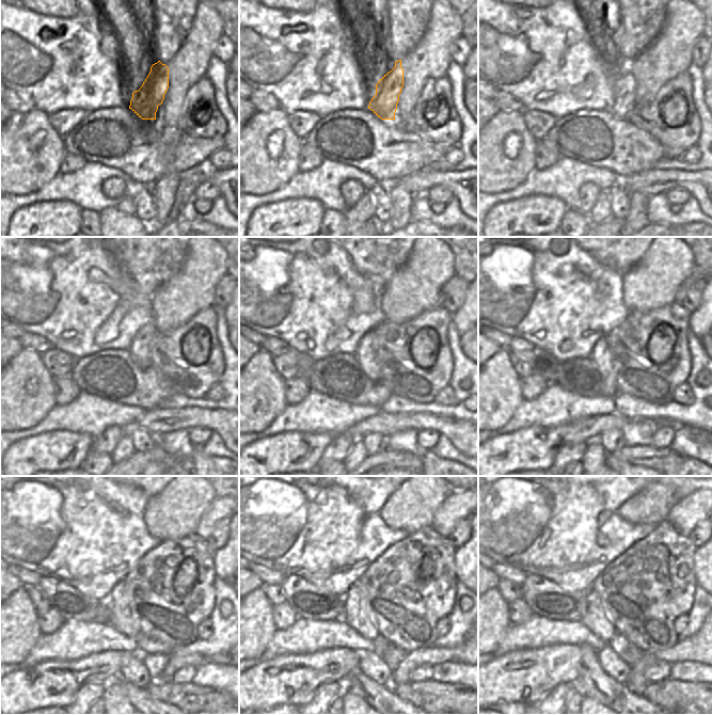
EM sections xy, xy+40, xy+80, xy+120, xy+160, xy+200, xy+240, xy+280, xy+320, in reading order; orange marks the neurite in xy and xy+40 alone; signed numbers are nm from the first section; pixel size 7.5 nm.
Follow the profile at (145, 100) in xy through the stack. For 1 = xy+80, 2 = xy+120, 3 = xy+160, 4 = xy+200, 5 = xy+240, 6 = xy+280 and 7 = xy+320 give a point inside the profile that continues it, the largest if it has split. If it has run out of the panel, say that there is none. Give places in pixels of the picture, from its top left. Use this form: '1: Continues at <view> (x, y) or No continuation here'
1: Continues at xy+80 (623, 101)
2: Continues at xy+120 (139, 349)
3: Continues at xy+160 (365, 355)
4: Continues at xy+200 (601, 354)
5: Continues at xy+240 (124, 618)
6: Continues at xy+280 (357, 614)
7: Continues at xy+320 (596, 618)

